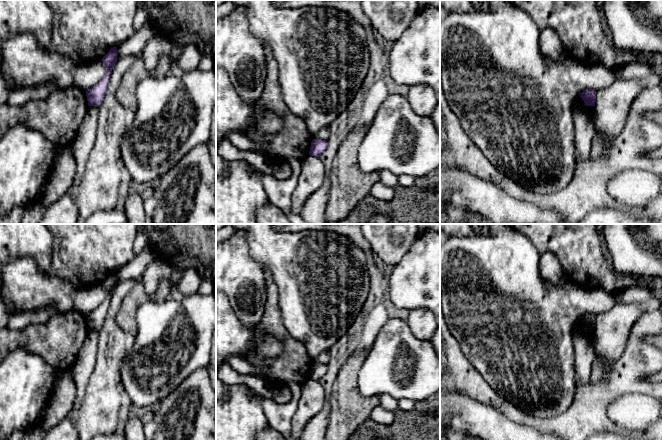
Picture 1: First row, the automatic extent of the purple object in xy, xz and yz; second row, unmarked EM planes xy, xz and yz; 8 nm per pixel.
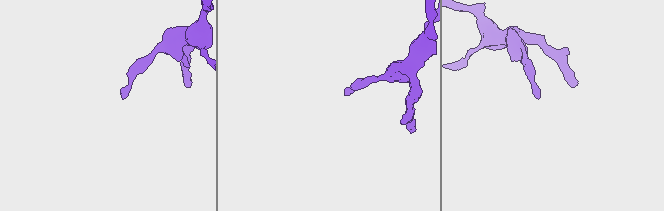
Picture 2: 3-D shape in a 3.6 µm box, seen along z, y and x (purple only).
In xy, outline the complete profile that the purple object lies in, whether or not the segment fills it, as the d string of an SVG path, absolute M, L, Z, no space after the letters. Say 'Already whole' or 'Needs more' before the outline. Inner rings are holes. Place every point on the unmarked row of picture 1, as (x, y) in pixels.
Already whole. M117 271L111 272L109 276L101 283L107 293L107 297L96 309L86 315L89 330L100 329L102 327L109 309L110 297L117 284Z

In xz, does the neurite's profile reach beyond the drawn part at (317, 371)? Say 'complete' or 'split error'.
complete

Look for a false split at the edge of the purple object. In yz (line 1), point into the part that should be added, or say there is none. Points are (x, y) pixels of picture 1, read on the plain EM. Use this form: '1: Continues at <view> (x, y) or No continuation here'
1: No continuation here

